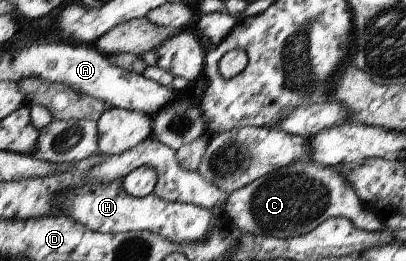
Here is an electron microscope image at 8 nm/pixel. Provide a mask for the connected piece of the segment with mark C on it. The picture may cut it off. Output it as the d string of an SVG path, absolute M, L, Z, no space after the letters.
M297 160L232 192L225 204L225 215L225 221L235 224L241 232L275 238L307 234L331 217L349 218L367 232L388 230L381 219L367 212L353 186L337 168L305 160Z

